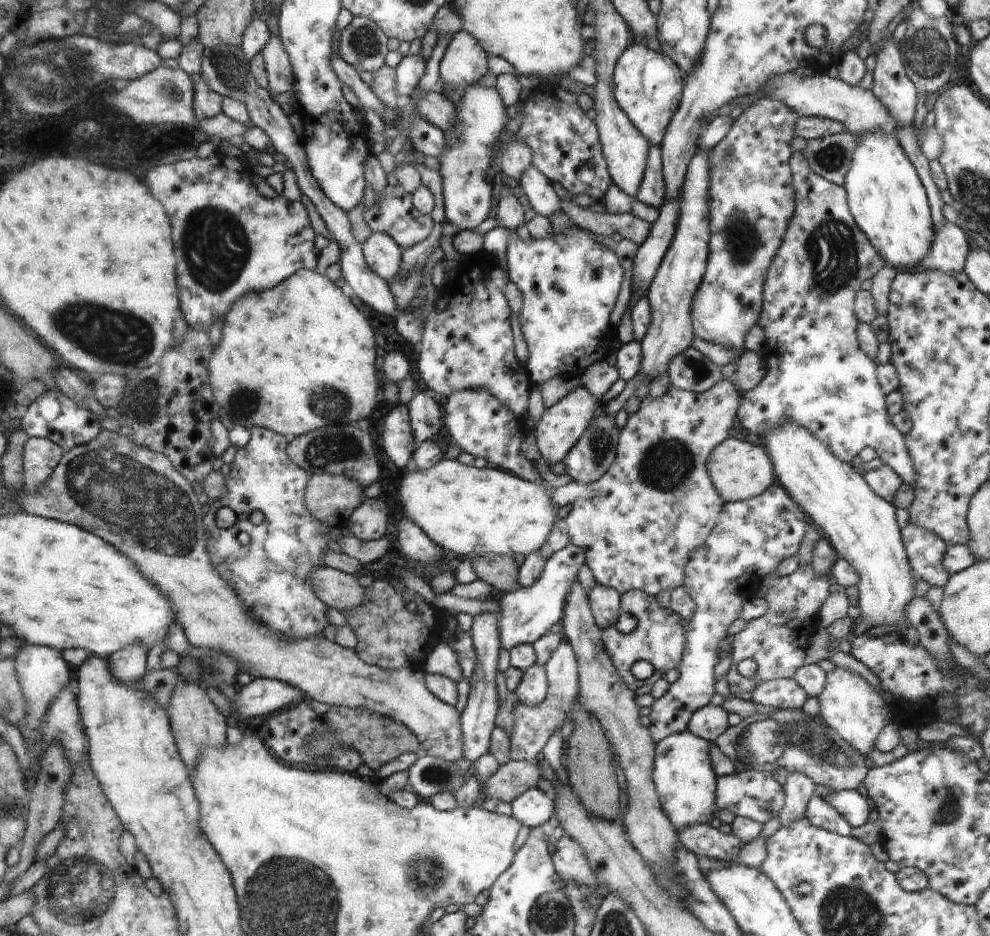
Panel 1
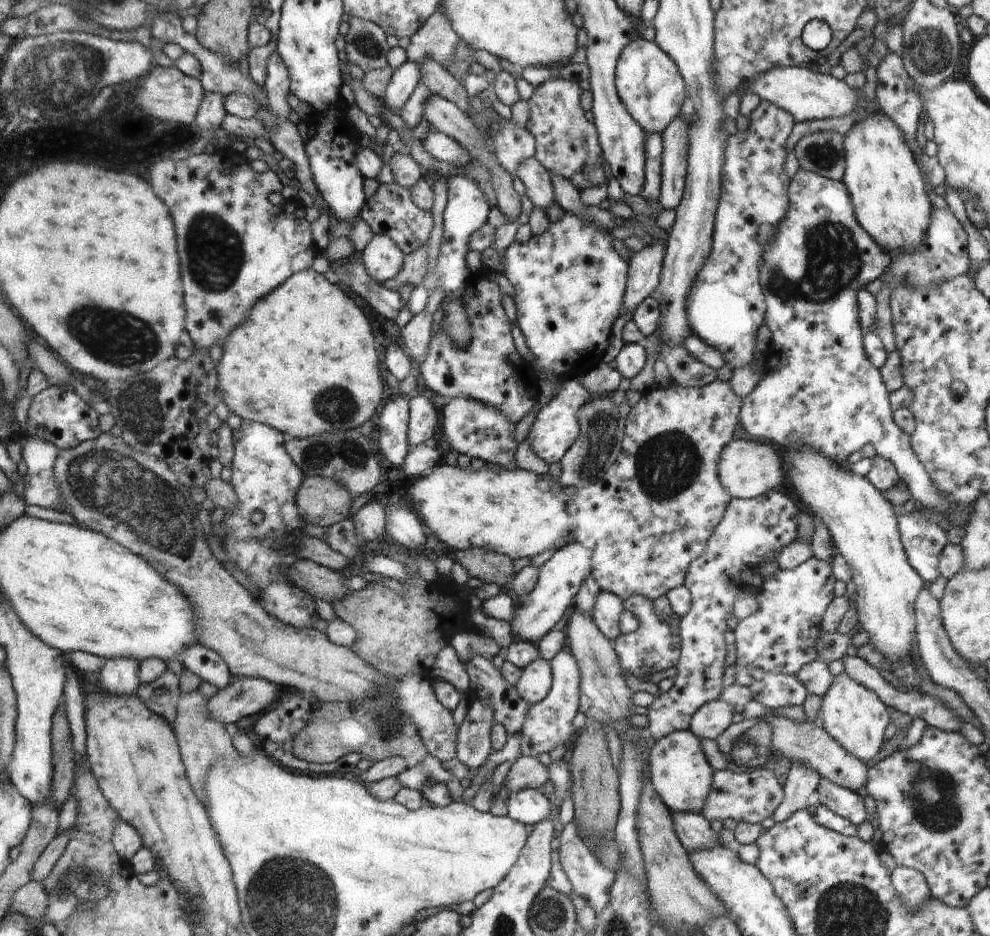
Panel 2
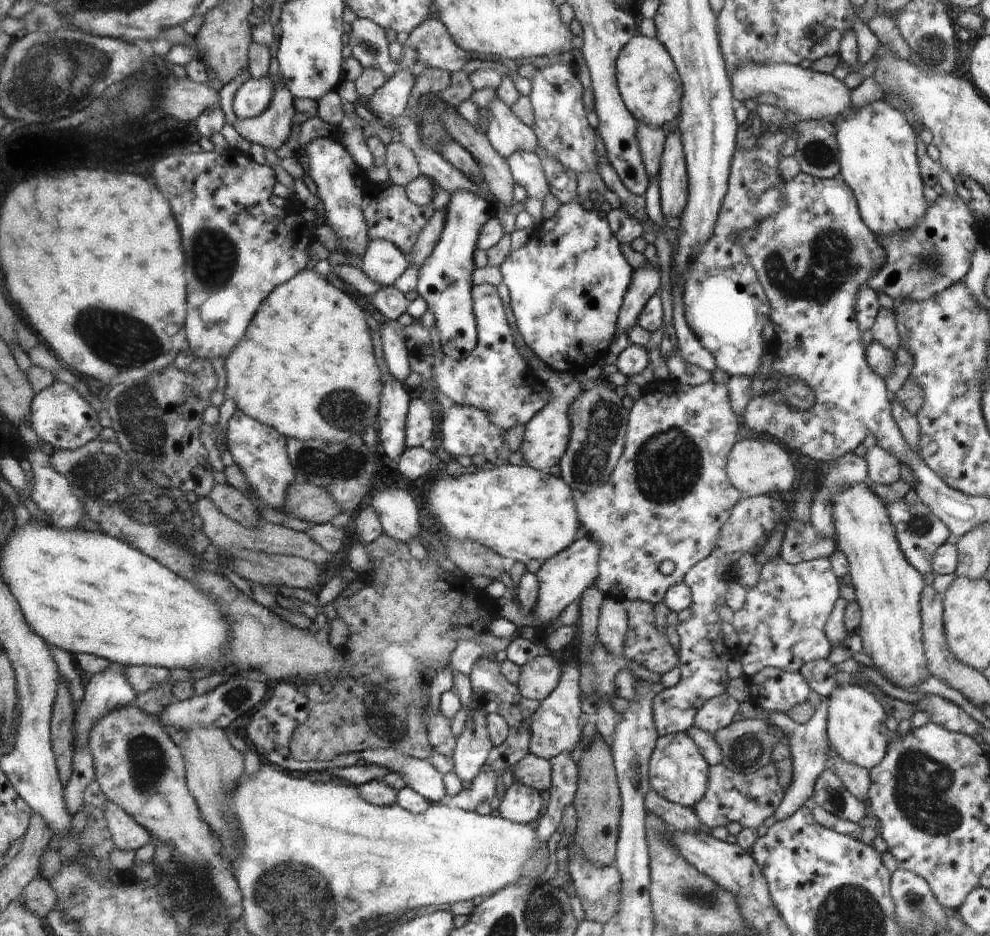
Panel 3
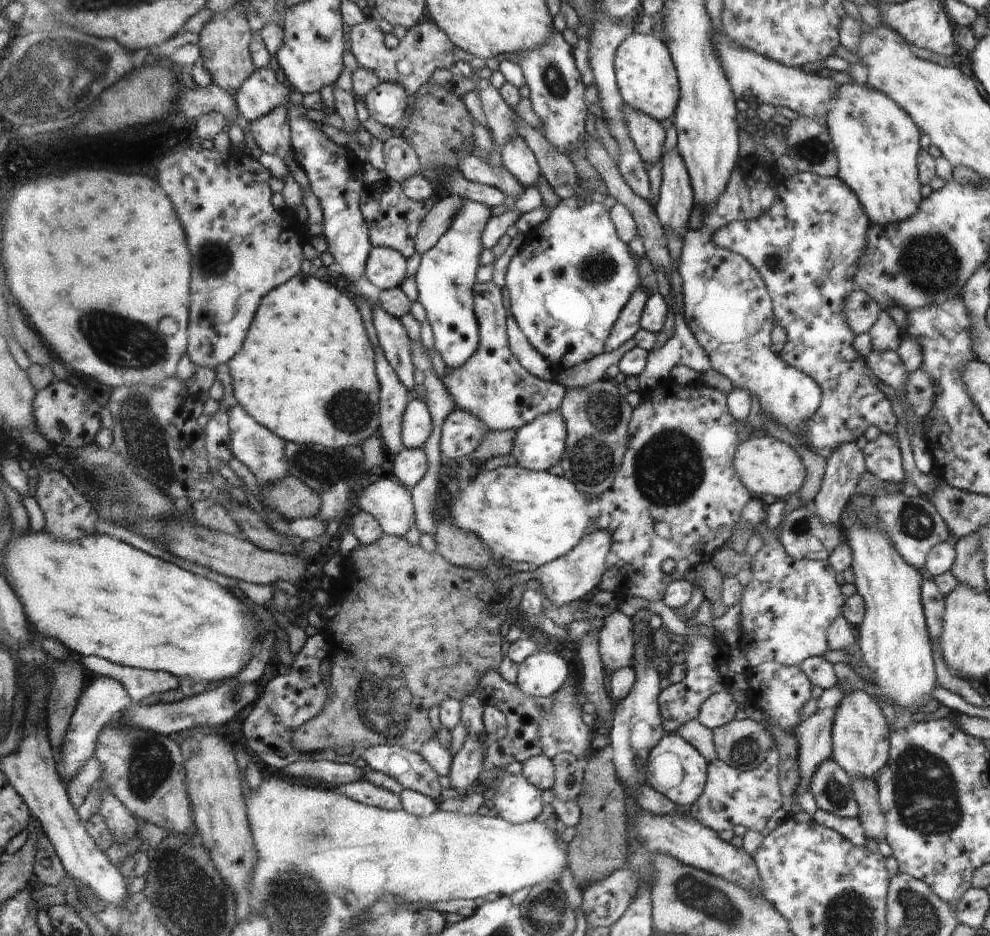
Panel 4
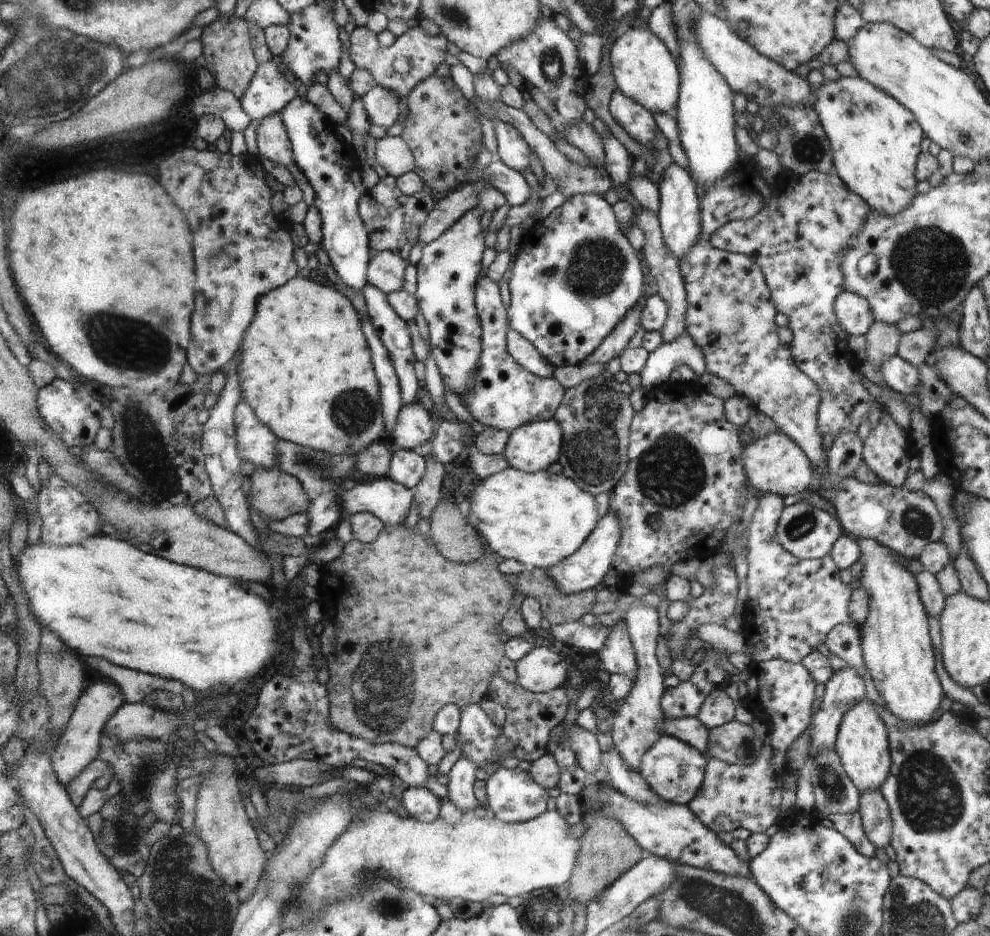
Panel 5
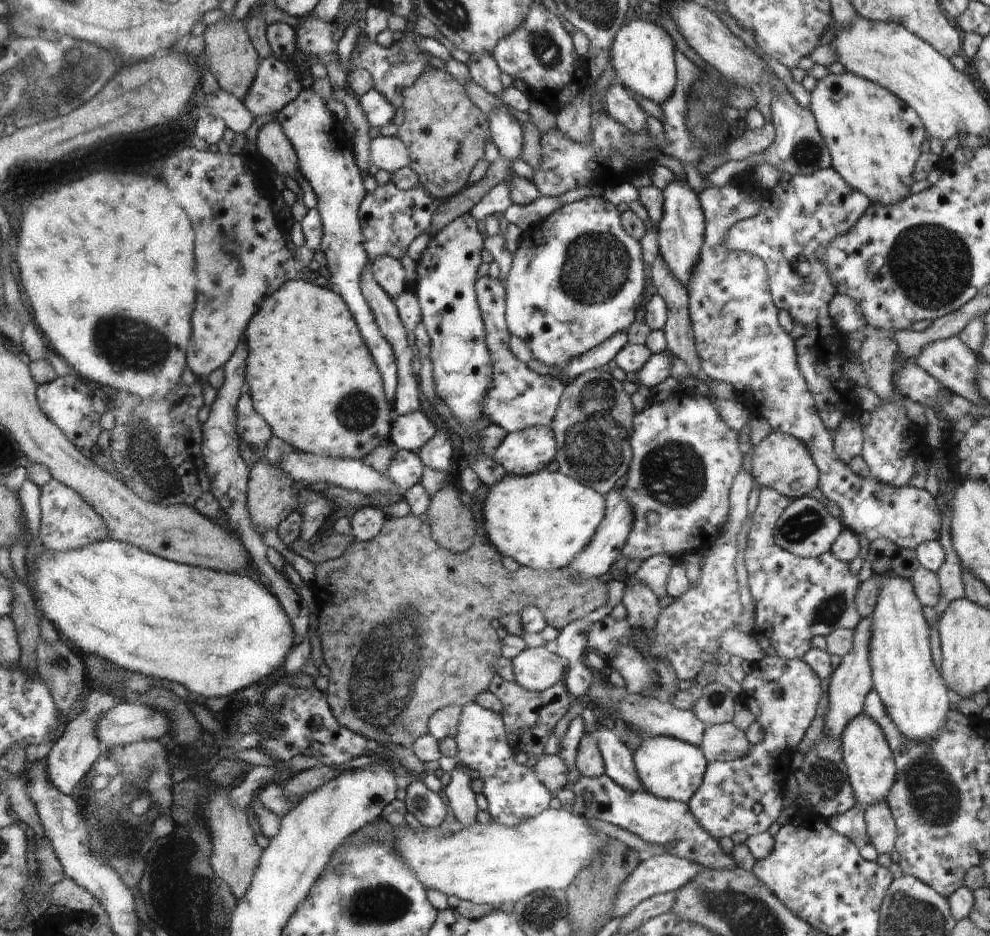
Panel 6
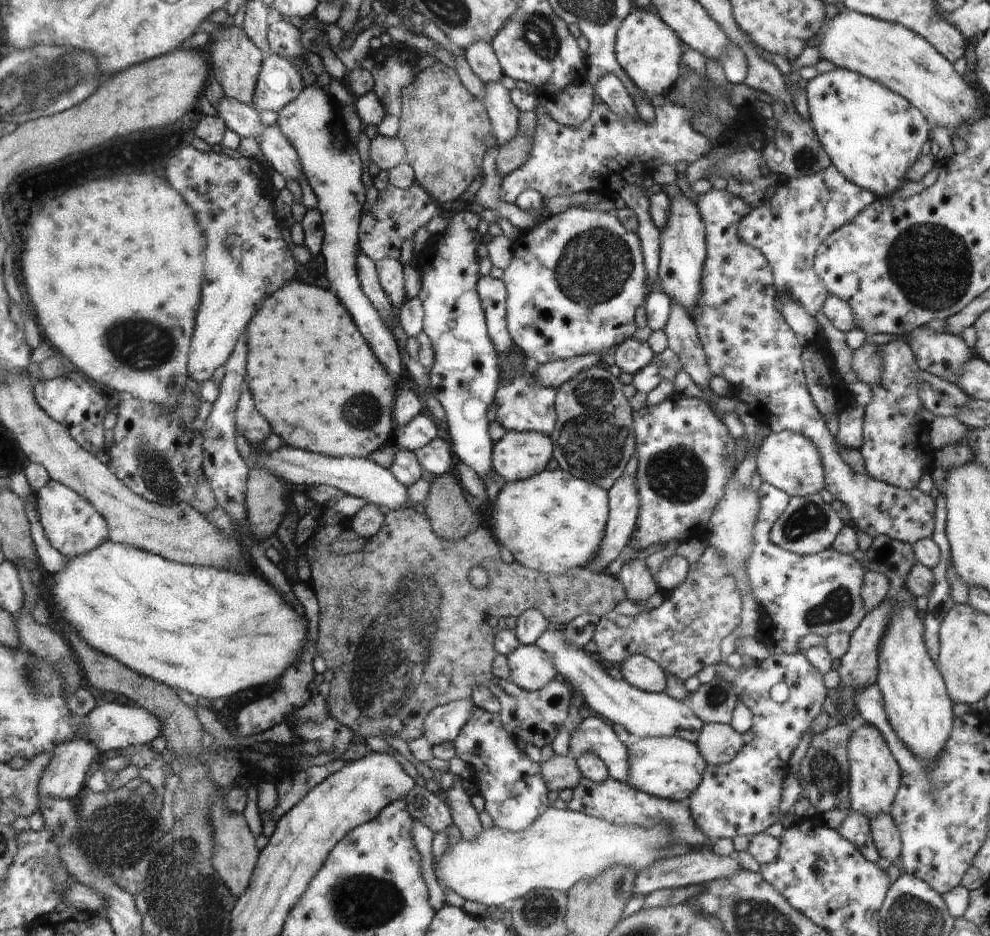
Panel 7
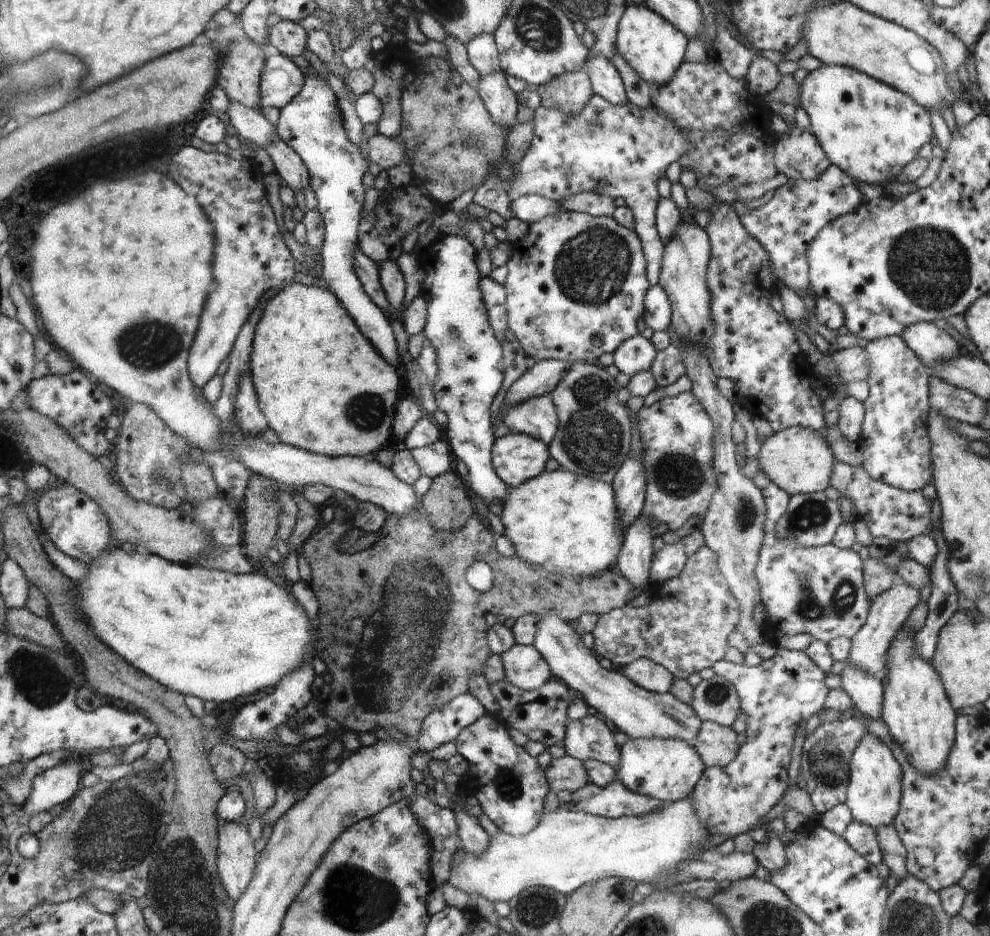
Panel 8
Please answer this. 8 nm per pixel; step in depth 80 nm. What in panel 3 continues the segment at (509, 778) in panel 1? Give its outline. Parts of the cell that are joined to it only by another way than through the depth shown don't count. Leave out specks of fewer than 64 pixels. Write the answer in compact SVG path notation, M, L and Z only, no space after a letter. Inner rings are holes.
M529 753L520 760L514 770L515 782L520 782L529 788L546 791L552 787L552 762Z

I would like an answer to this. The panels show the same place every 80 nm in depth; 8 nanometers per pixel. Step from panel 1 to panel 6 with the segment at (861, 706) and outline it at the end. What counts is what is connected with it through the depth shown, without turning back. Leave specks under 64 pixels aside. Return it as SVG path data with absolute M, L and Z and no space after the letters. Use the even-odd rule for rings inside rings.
M858 714L848 722L841 735L843 764L846 764L851 788L854 792L856 805L865 808L884 800L890 794L890 788L896 780L896 764L892 758L892 752L888 748L888 738L884 738L881 726L876 724L870 716Z

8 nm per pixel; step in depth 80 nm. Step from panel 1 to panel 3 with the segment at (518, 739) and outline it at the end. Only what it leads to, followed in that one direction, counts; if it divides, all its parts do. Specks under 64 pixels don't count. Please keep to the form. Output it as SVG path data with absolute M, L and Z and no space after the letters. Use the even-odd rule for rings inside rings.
M566 662L562 665L562 674L560 674L560 682L558 686L552 690L551 694L542 701L542 704L536 708L534 716L532 716L532 724L530 724L530 753L535 756L553 760L564 752L572 752L578 744L580 738L580 692L581 686L578 686L578 678L580 678L580 670L574 662Z

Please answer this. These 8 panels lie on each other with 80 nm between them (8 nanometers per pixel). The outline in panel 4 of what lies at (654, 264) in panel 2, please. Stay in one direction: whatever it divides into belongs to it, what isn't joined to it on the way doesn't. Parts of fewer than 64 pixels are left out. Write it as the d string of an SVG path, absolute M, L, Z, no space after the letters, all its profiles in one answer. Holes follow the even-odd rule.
M638 288L638 292L634 292L633 298L630 299L621 314L621 319L617 321L617 325L613 328L612 335L606 340L606 353L617 350L626 341L636 336L636 332L640 329L639 320L649 296L650 294L644 292L642 288Z

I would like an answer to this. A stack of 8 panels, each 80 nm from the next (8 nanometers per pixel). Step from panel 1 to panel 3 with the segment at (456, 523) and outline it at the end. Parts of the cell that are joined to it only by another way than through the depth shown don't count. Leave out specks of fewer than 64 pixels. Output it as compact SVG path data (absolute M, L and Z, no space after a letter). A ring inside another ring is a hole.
M503 465L492 470L480 470L461 476L438 476L426 490L422 508L438 522L441 536L452 540L476 540L492 549L502 558L527 565L530 560L548 560L568 550L574 544L578 532L576 506L572 502L572 488L560 477L542 473L524 466Z

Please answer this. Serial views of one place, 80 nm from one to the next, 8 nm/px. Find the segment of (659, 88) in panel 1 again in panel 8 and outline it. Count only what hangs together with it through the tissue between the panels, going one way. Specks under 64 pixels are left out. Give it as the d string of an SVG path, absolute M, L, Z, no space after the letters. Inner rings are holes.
M630 3L620 20L617 54L630 65L638 76L653 88L662 87L674 80L681 64L684 52L690 40L665 17L655 13L645 4Z

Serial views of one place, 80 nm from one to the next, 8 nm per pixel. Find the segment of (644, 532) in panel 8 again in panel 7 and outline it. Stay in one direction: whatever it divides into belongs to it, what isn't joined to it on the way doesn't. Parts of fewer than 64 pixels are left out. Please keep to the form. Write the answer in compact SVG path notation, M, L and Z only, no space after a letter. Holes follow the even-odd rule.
M628 548L631 561L620 570L619 579L625 590L625 598L634 602L646 602L650 596L660 592L660 587L655 583L645 560L635 558L635 552Z

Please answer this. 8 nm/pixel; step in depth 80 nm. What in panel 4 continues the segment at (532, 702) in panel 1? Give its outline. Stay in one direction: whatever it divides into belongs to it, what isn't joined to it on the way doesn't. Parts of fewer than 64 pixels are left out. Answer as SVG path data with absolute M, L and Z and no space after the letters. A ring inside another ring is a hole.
M536 652L517 666L518 687L528 696L552 696L570 676L566 660L555 653Z

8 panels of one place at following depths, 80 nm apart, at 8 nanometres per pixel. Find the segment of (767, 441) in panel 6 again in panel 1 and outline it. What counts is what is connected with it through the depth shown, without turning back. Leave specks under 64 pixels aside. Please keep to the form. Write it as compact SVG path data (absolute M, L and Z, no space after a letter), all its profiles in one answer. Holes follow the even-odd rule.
M736 438L727 439L726 444L714 452L714 460L710 460L710 472L714 472L714 484L722 488L722 496L726 496L725 502L755 499L769 490L774 476L777 476L766 448Z

